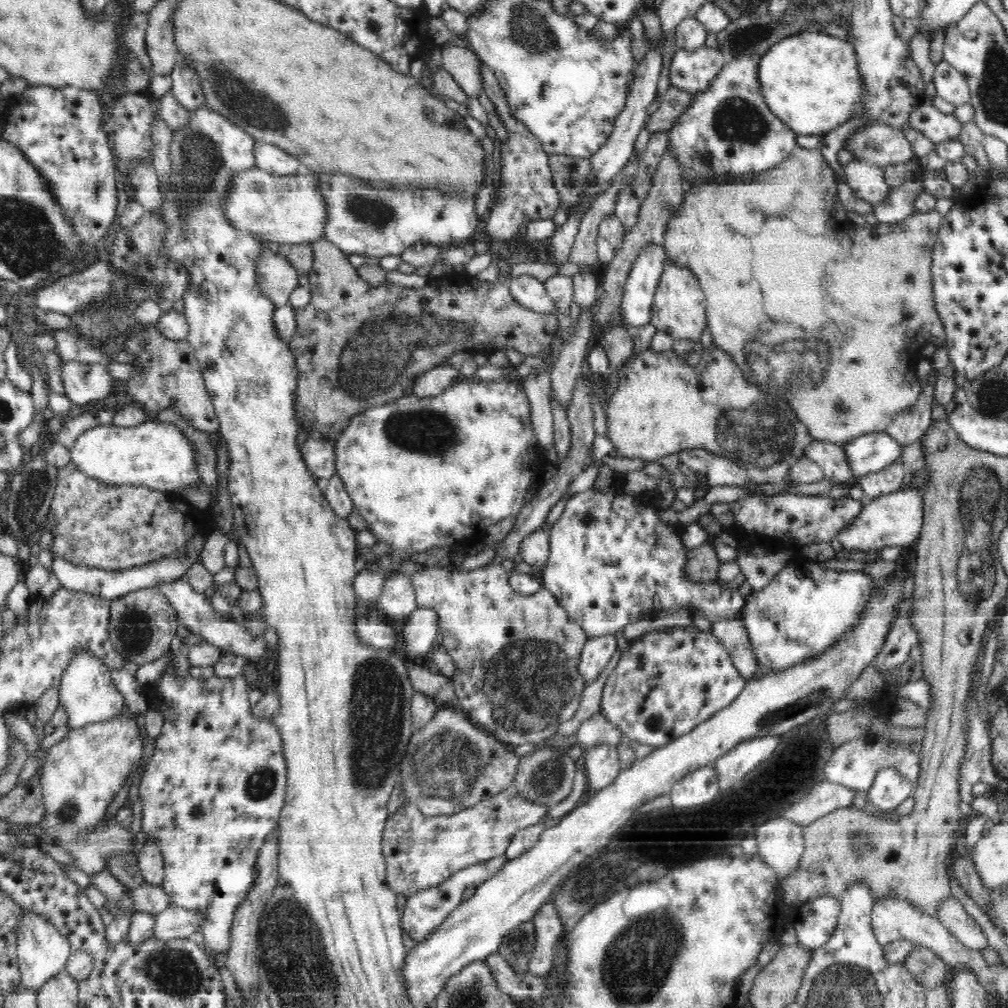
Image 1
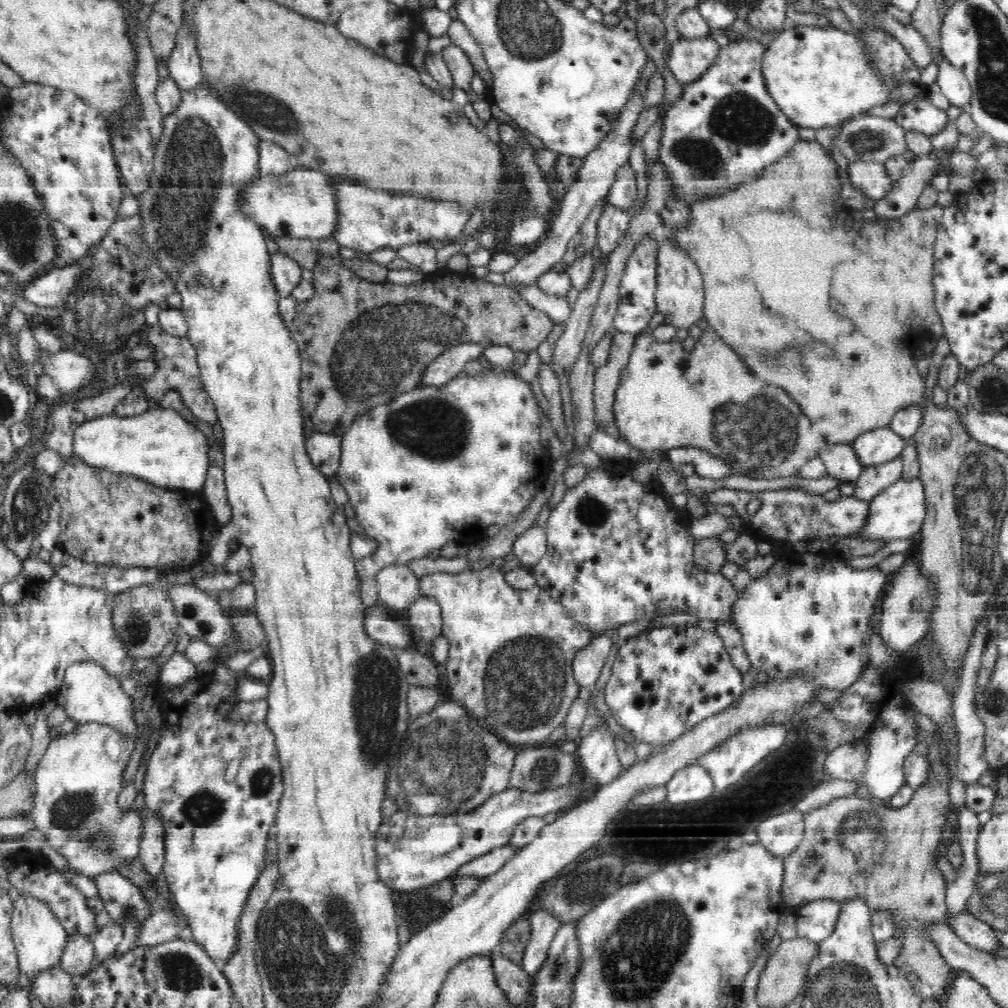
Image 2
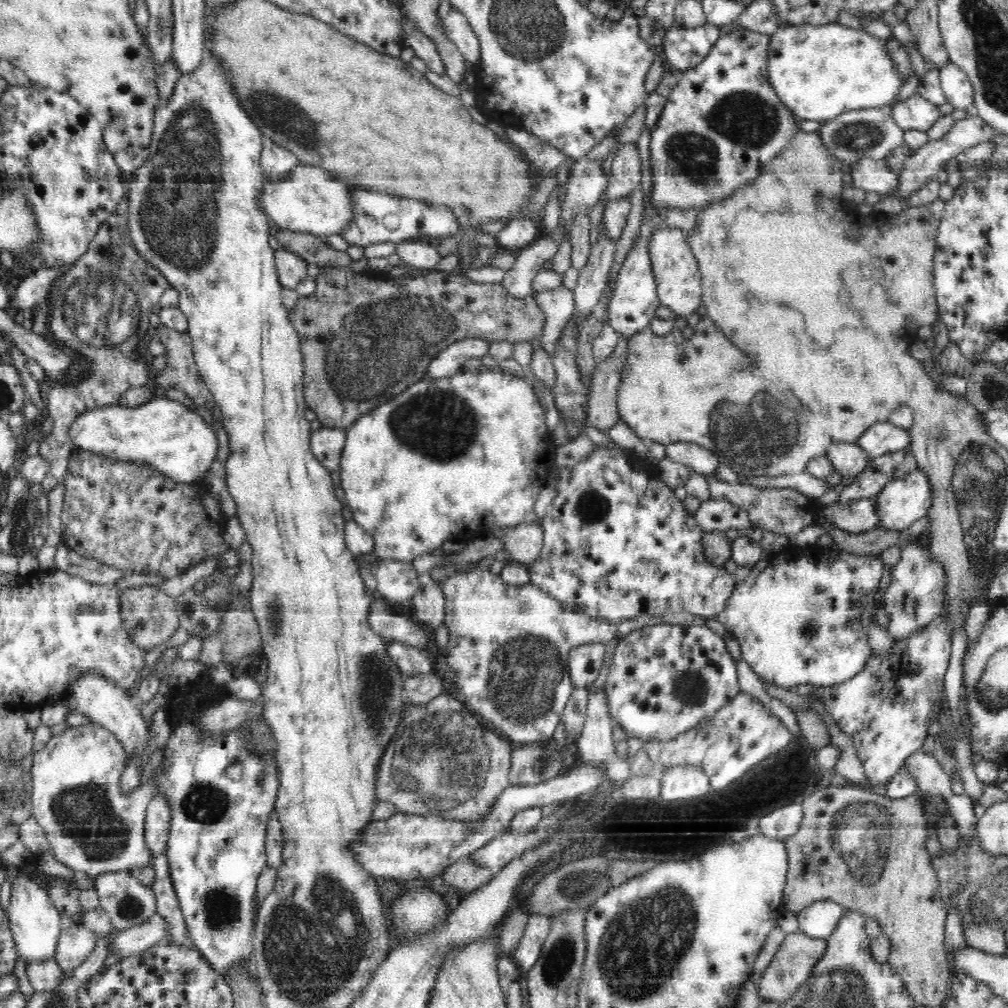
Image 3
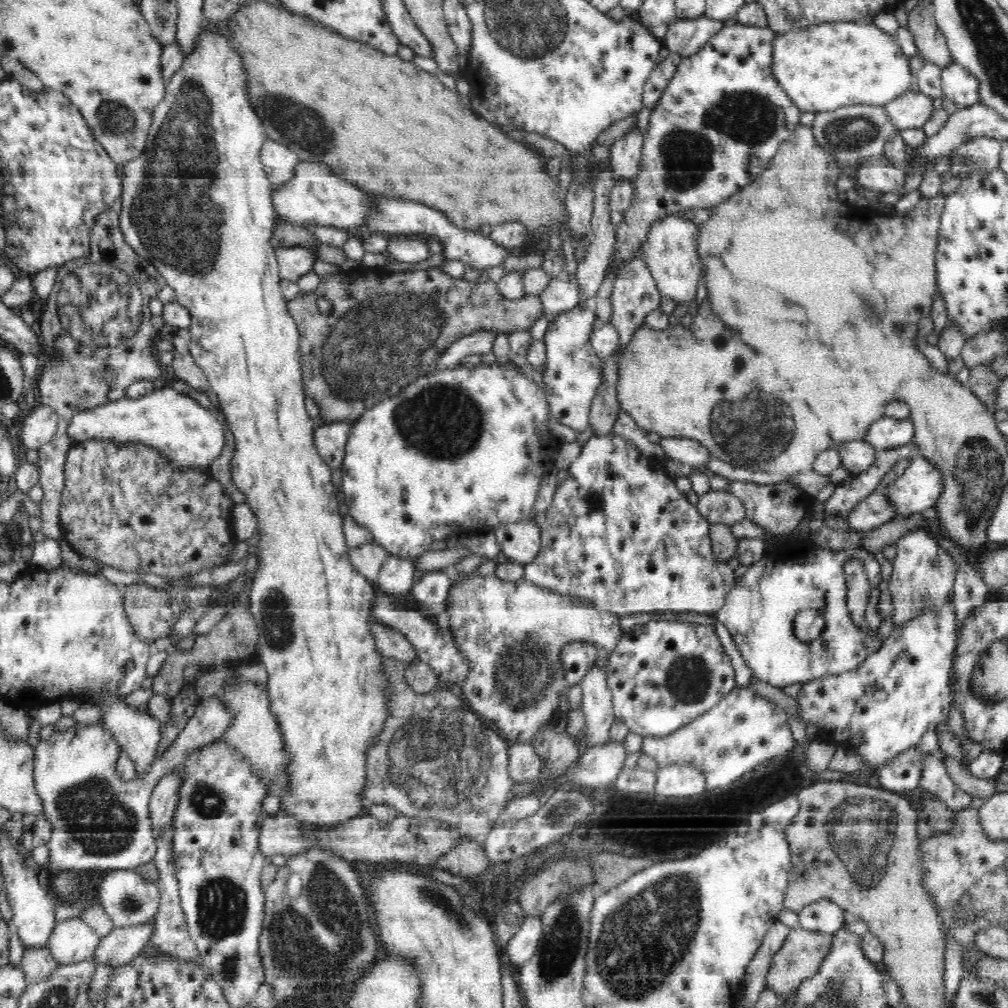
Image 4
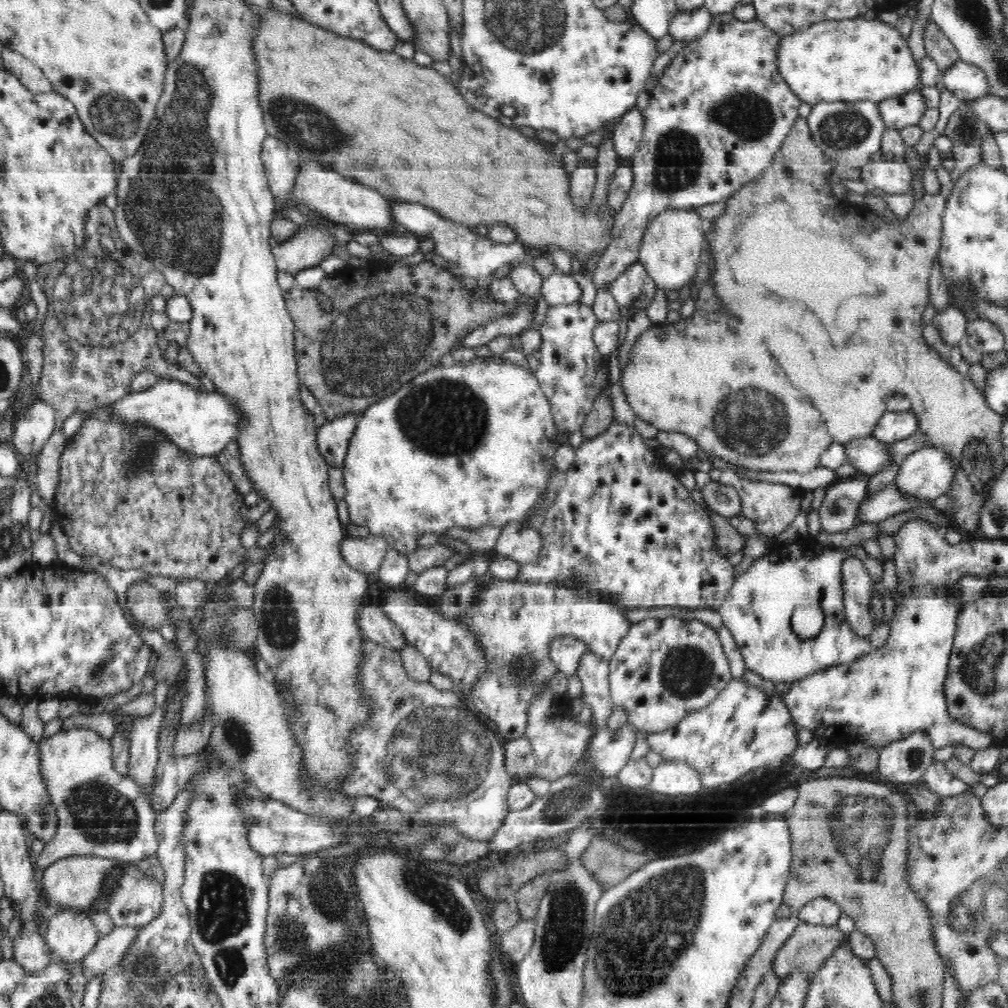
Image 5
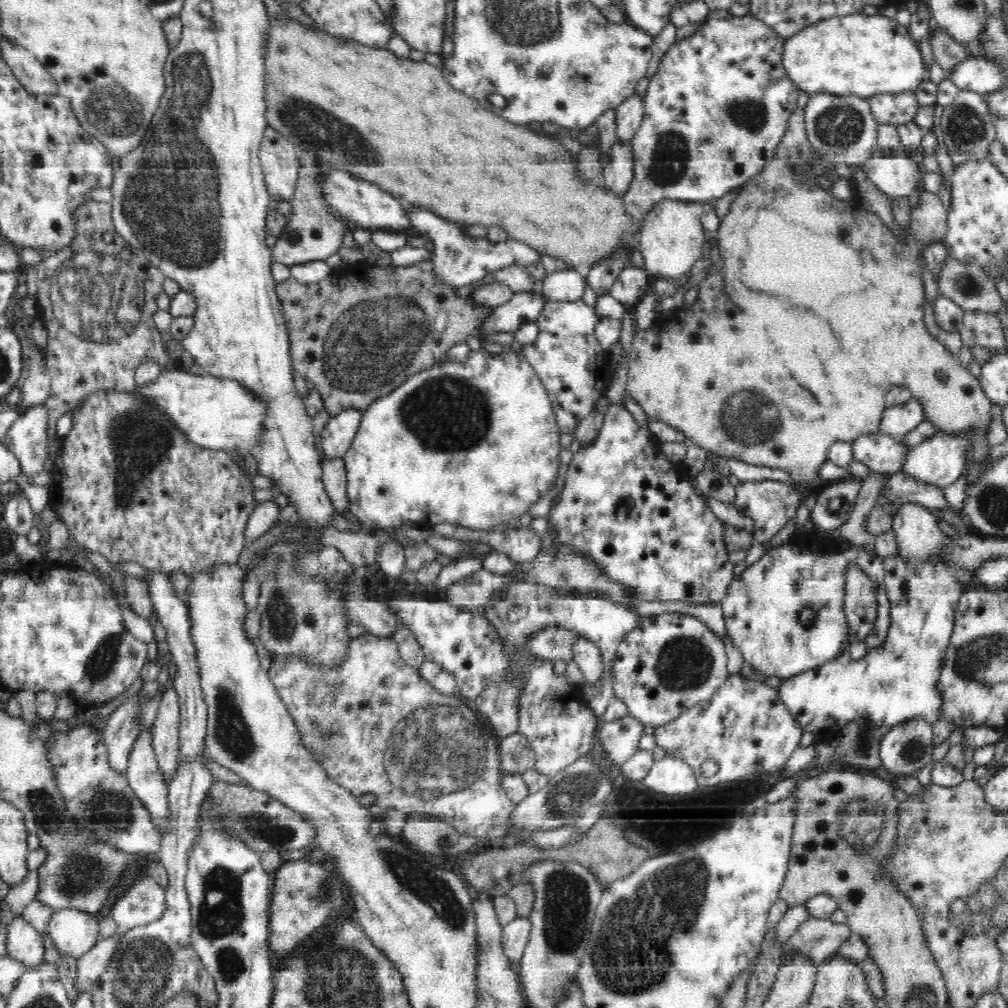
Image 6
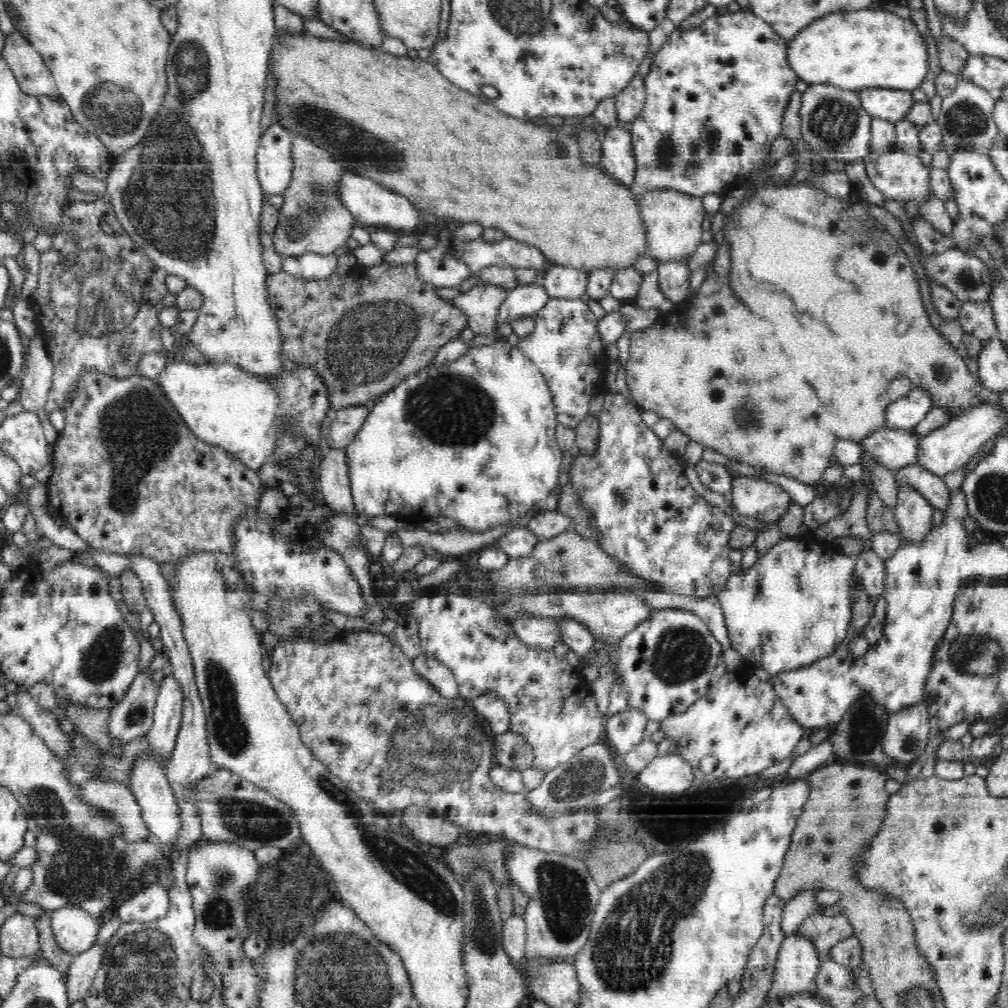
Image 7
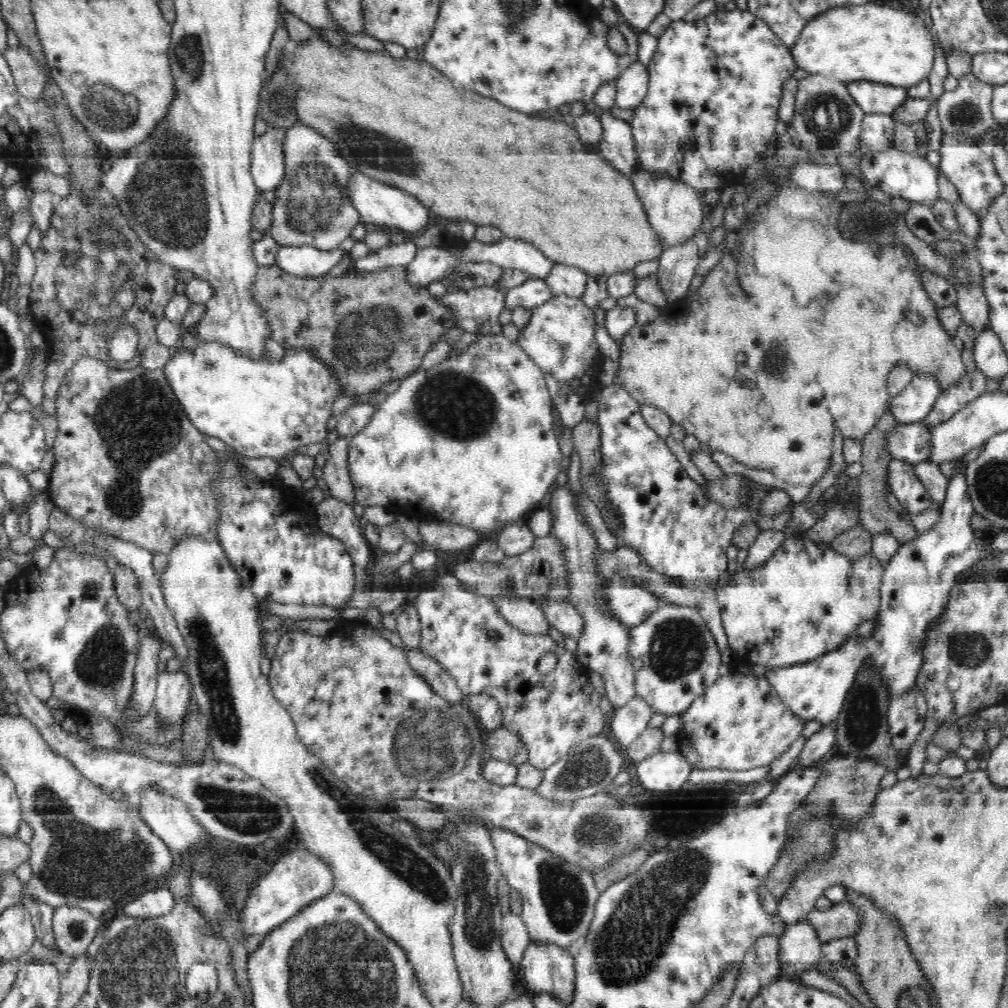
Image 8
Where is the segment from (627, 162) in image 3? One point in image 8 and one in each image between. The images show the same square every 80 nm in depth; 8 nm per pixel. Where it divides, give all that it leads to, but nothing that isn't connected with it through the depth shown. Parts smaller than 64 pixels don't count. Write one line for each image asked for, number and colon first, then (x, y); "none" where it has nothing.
4: (625, 153)
5: (628, 131)
6: (629, 116)
7: (629, 102)
8: (632, 86)

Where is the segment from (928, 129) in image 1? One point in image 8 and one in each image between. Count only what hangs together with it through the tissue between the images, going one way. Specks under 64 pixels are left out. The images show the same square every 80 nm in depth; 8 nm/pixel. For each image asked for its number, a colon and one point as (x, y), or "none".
2: (920, 115)
3: (914, 113)
4: (911, 110)
5: (906, 109)
6: (895, 110)
7: (892, 105)
8: (871, 97)

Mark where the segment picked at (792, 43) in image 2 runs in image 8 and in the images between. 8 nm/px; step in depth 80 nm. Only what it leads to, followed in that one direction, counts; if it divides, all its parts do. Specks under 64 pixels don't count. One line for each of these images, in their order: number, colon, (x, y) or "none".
3: (819, 72)
4: (823, 67)
5: (861, 59)
6: (865, 55)
7: (872, 48)
8: (876, 43)

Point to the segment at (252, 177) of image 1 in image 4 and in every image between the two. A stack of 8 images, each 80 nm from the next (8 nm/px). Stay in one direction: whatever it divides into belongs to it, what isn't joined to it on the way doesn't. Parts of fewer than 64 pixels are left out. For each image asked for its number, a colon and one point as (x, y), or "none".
2: (300, 204)
3: (307, 200)
4: (316, 193)

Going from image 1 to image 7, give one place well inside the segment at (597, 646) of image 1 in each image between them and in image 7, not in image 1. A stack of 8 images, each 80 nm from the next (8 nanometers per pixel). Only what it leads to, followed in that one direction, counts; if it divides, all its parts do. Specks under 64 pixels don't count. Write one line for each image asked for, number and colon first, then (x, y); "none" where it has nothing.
2: (587, 664)
3: (585, 661)
4: (578, 657)
5: (566, 652)
6: (553, 644)
7: (543, 633)

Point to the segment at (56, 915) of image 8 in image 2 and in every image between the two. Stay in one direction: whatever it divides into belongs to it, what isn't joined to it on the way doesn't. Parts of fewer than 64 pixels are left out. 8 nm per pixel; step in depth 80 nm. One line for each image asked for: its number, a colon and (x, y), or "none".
2: (79, 956)
3: (77, 942)
4: (73, 941)
5: (71, 936)
6: (74, 932)
7: (75, 931)

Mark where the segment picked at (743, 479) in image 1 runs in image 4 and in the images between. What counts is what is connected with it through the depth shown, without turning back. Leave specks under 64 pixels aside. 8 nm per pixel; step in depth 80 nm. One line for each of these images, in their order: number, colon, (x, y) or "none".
2: (706, 465)
3: (701, 460)
4: (685, 450)

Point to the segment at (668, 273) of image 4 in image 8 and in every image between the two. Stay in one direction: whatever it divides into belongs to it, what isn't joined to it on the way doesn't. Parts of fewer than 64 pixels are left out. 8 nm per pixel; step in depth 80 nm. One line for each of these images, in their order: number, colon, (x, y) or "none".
5: (670, 251)
6: (671, 238)
7: (674, 222)
8: (675, 212)

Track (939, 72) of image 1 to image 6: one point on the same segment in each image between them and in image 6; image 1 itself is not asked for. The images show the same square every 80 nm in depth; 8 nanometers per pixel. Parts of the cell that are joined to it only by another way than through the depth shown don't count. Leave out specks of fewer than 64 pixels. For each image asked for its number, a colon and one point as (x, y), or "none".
2: (952, 81)
3: (959, 91)
4: (958, 85)
5: (967, 83)
6: (982, 77)

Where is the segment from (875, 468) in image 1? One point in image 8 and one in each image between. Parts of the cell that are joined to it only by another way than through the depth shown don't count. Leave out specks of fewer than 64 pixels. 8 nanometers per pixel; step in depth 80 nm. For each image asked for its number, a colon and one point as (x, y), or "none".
2: (874, 446)
3: (882, 437)
4: (886, 433)
5: (892, 426)
6: (897, 420)
7: (905, 413)
8: (914, 402)

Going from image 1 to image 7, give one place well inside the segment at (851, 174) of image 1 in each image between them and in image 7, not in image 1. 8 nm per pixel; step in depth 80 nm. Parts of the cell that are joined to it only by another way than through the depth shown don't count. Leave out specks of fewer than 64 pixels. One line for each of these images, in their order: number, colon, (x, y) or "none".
2: (875, 186)
3: (877, 183)
4: (880, 178)
5: (895, 177)
6: (897, 175)
7: (902, 176)

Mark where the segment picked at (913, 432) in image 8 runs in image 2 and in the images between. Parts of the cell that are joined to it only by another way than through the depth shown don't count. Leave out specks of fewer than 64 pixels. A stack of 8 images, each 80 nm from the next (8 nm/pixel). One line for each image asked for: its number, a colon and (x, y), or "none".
2: (841, 463)
3: (849, 459)
4: (856, 457)
5: (869, 456)
6: (881, 454)
7: (895, 449)

